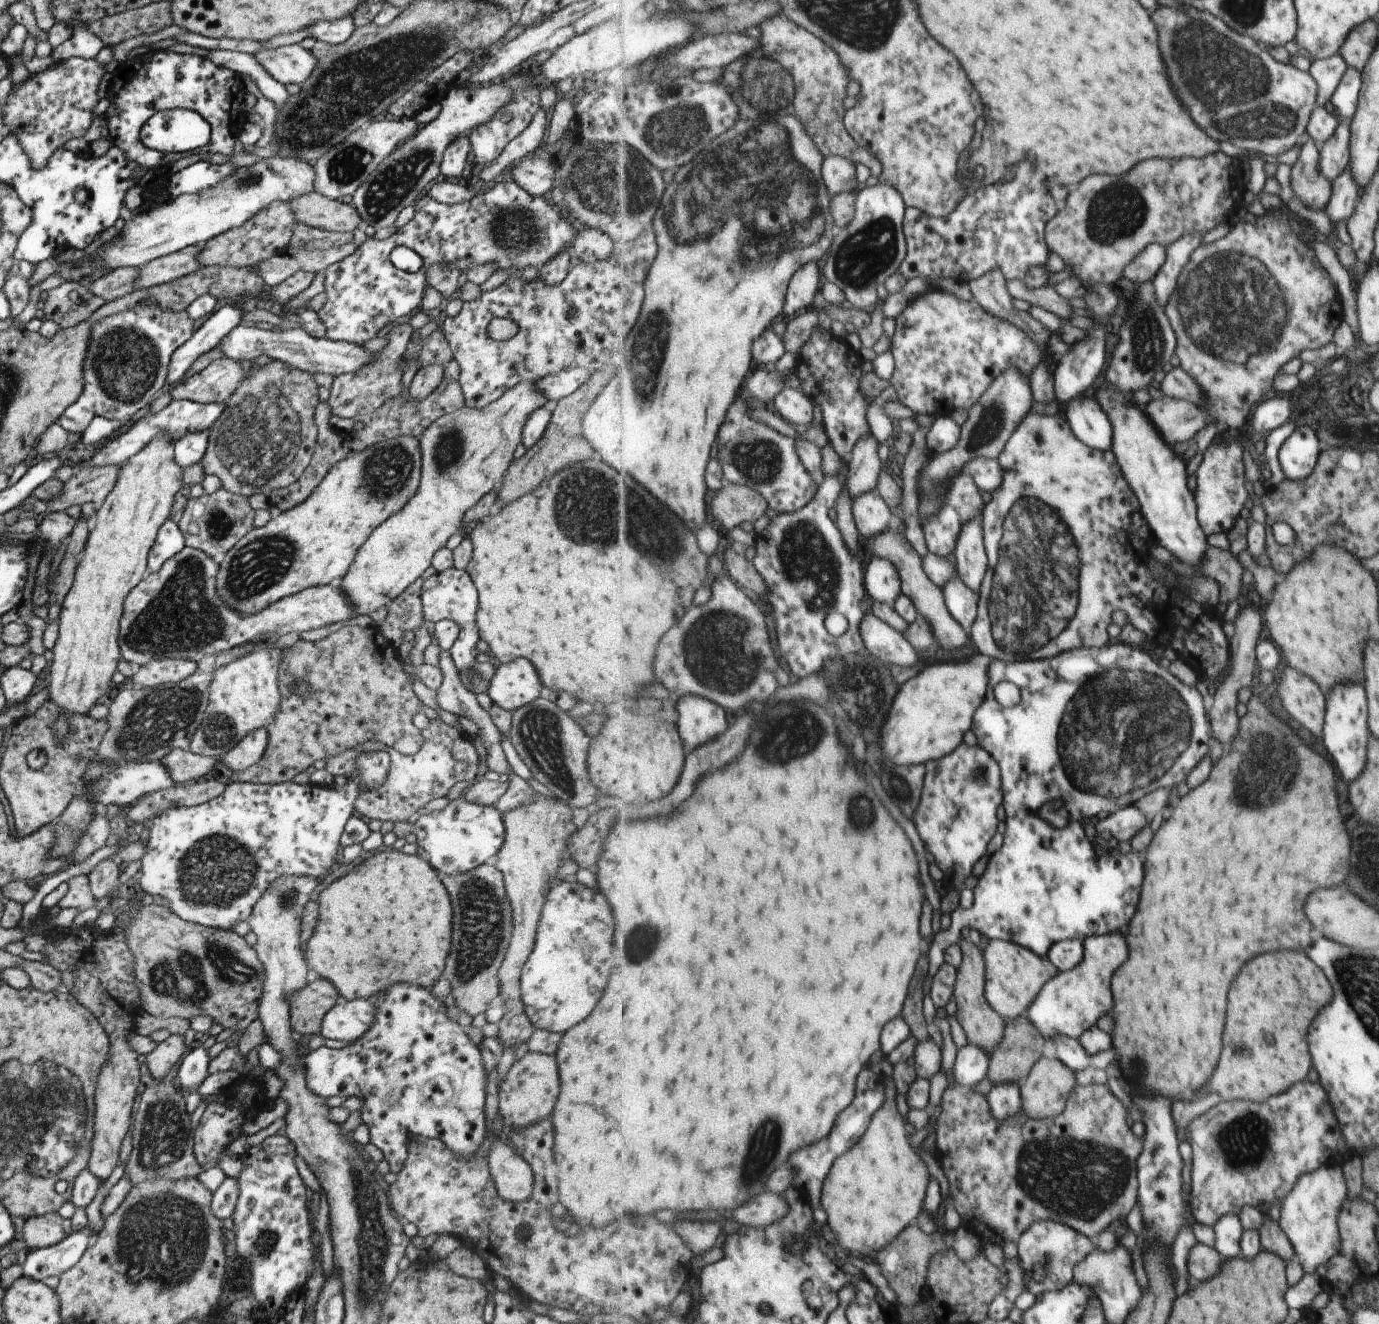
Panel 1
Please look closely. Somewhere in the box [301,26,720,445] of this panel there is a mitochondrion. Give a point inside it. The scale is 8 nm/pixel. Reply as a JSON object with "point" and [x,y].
{"point":[608,180]}

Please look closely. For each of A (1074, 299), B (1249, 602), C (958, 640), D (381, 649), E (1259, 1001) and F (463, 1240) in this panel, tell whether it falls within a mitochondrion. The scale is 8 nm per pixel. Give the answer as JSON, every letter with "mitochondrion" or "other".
{"A":"other","B":"other","C":"other","D":"other","E":"other","F":"other"}

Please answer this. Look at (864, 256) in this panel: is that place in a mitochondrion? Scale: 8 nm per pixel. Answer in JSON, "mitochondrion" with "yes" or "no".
{"mitochondrion":"yes"}

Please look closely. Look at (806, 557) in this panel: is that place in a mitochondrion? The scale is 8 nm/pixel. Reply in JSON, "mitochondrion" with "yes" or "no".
{"mitochondrion":"yes"}

